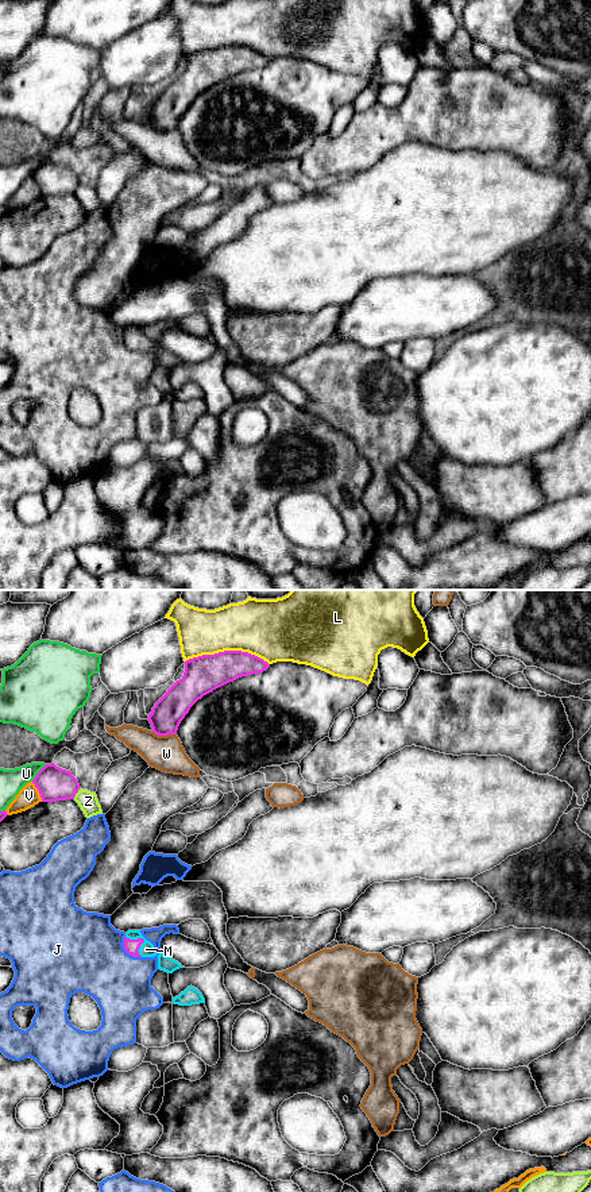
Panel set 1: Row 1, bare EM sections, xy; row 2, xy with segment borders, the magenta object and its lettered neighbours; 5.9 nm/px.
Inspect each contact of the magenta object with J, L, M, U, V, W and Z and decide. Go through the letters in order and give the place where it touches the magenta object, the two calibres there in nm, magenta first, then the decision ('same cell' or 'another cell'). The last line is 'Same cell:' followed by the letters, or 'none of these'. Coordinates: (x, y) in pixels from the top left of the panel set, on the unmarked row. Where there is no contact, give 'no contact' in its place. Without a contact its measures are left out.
J: contact xy (126, 346); calibres 90 and 460 nm; another cell
L: contact xy (227, 46); calibres 220 and 300 nm; another cell
M: contact xy (143, 335); calibres 90 and 90 nm; same cell
U: contact xy (38, 168); calibres 200 and 140 nm; another cell
V: contact xy (38, 185); calibres 200 and 120 nm; another cell
W: contact xy (163, 130); calibres 190 and 220 nm; another cell
Z: contact xy (77, 186); calibres 200 and 120 nm; another cell
Same cell: M

